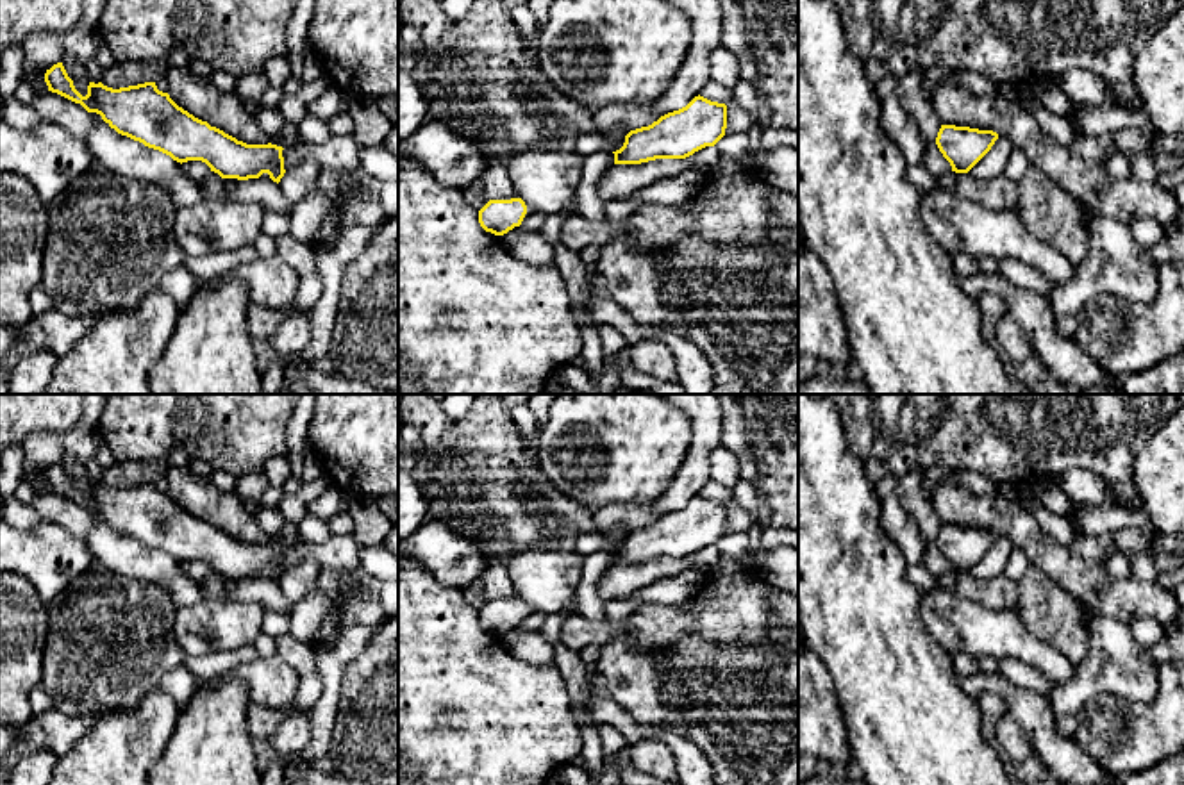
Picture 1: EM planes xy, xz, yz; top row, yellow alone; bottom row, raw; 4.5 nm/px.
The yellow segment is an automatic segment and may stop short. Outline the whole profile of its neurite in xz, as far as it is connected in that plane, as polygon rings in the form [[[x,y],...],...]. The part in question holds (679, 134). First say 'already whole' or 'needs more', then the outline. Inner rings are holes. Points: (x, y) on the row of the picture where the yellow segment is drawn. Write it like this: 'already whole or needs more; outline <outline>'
already whole; outline [[[695,96],[686,107],[661,116],[648,127],[630,130],[614,153],[614,164],[641,164],[655,159],[686,159],[714,146],[727,128],[727,105]]]

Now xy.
already whole; outline [[[63,62],[45,73],[48,91],[57,93],[88,112],[96,112],[118,134],[170,155],[177,162],[202,161],[221,178],[259,178],[268,173],[273,182],[284,177],[282,146],[246,145],[211,127],[179,107],[155,82],[113,89],[89,82],[82,96]]]

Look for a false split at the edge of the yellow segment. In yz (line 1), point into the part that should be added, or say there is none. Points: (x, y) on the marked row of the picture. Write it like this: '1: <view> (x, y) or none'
1: none

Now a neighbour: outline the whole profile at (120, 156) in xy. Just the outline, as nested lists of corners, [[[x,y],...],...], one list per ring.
[[[89,114],[93,127],[86,137],[86,146],[95,162],[111,175],[125,177],[168,193],[177,209],[195,205],[204,198],[200,186],[186,177],[180,162],[118,134],[100,114]]]

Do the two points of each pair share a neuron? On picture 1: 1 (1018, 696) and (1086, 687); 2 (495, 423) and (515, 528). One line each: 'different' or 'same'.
1: different
2: same

